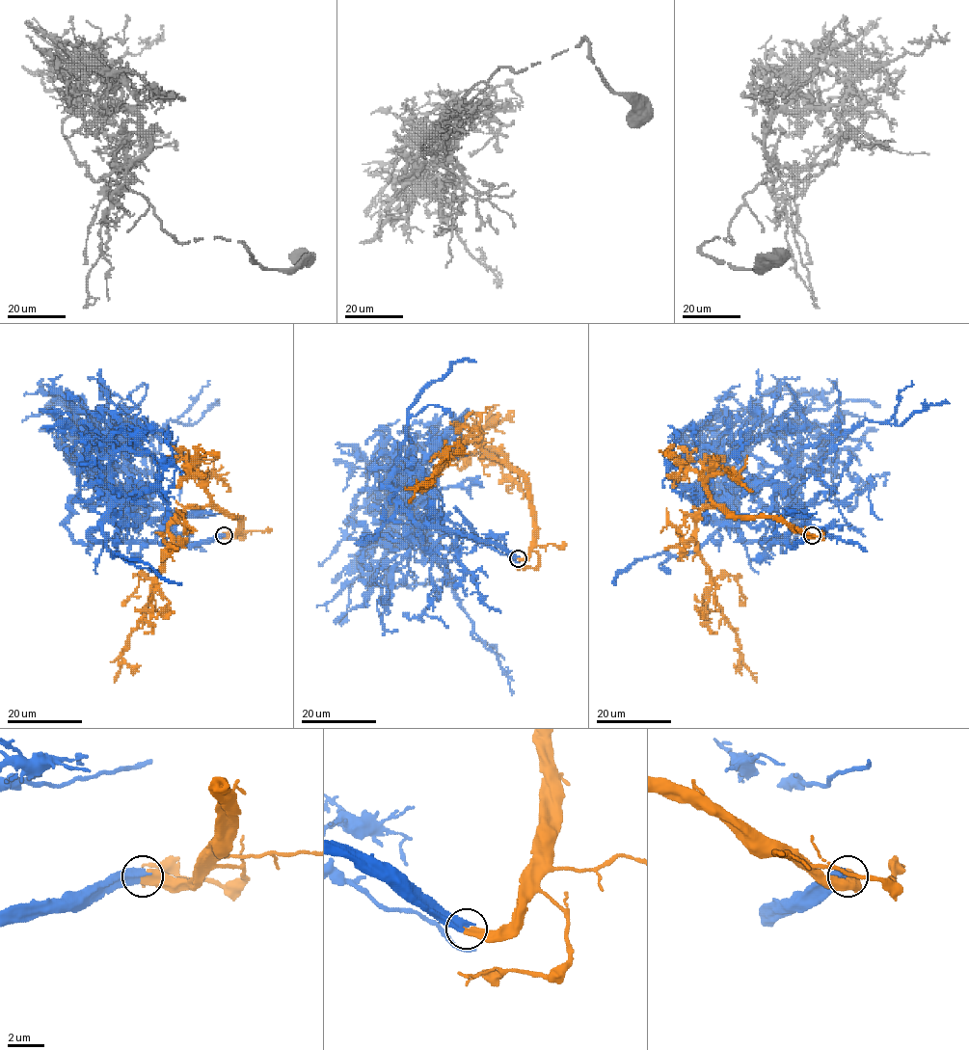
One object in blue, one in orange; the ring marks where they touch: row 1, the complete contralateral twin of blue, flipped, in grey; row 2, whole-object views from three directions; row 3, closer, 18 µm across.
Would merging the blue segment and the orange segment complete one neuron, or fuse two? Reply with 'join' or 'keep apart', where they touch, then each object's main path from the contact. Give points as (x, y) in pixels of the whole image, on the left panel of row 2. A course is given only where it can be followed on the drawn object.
join; place (224, 535); course blue (223, 535), (166, 545), (89, 534), (131, 482), (130, 451), (170, 419), (191, 425), (218, 403); course orange (223, 535), (232, 536), (238, 518), (208, 506), (188, 506), (169, 526), (169, 553), (114, 682)

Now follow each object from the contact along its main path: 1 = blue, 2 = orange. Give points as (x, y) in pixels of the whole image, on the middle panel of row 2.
1: (518, 558), (419, 526), (383, 488), (395, 472), (410, 472), (421, 487), (423, 540), (512, 694)
2: (518, 558), (527, 556), (532, 538), (529, 484), (477, 444), (464, 443), (417, 488), (408, 502)

